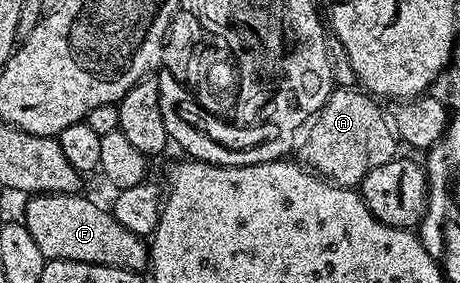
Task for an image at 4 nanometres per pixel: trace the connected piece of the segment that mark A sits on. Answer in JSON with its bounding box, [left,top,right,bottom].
[298,88,397,187]

